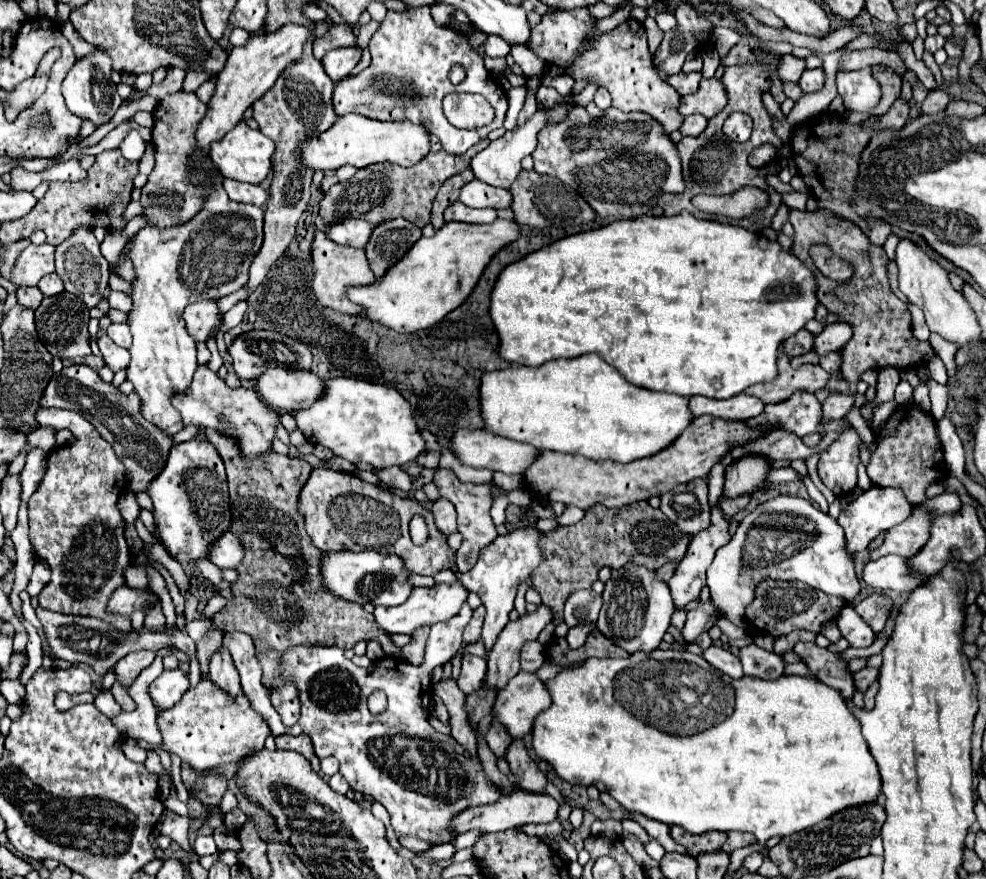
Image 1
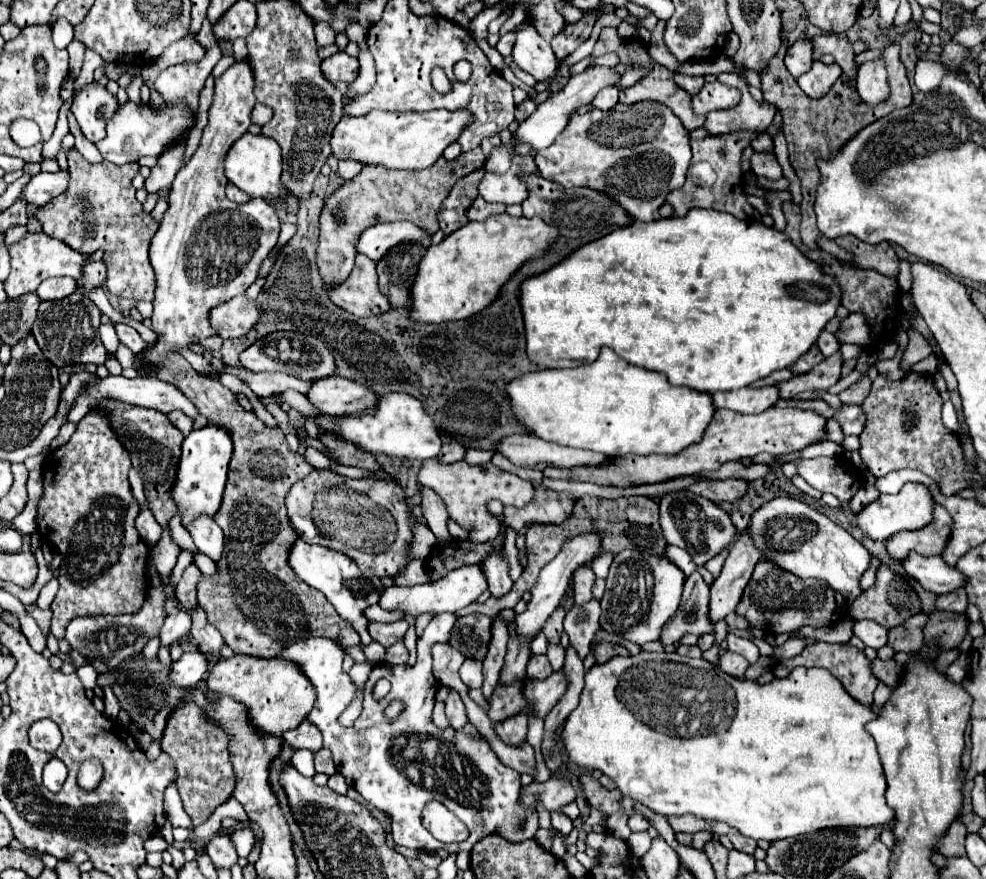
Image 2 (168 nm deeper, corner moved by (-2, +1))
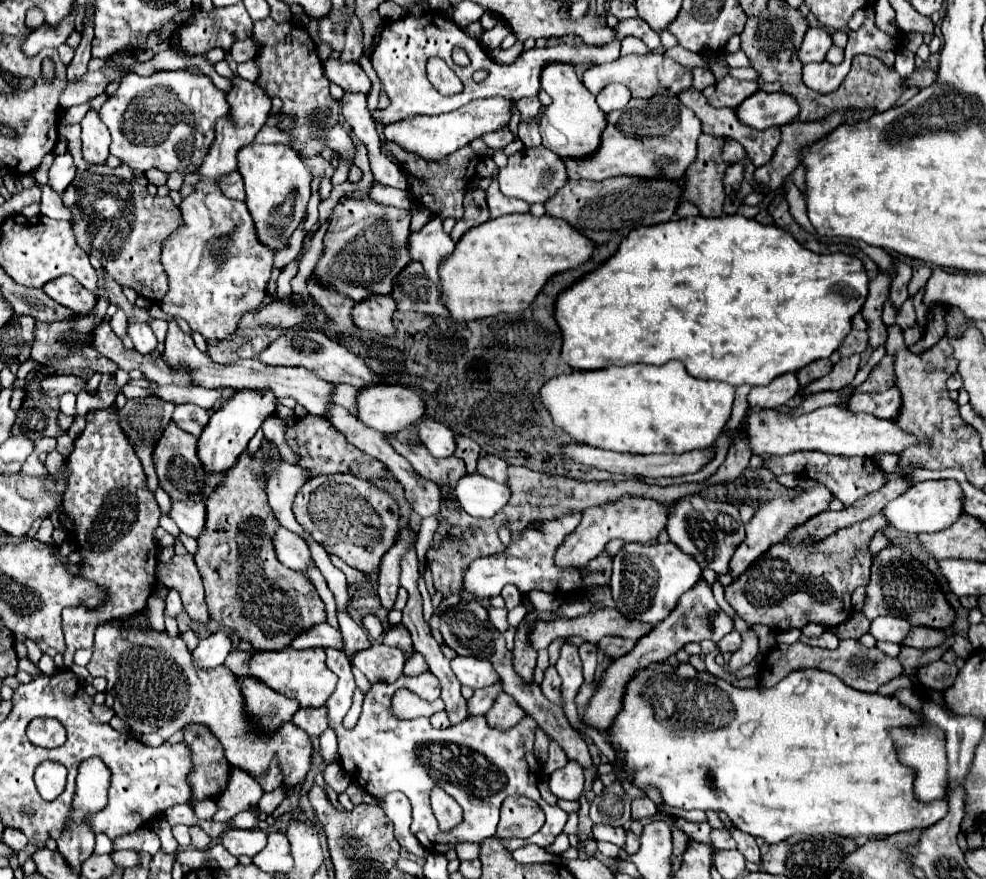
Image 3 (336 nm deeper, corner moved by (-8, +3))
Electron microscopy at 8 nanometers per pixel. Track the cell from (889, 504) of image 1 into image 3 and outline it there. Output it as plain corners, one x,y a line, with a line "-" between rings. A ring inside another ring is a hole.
954,479
922,481
912,485
906,493
896,497
884,507
884,517
890,527
904,533
936,533
950,527
962,513
962,489

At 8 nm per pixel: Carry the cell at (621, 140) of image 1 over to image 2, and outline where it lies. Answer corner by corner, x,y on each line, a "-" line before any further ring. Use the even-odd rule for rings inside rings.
638,101
634,105
618,103
610,111
590,109
586,115
574,115
566,129
556,137
556,141
534,155
540,175
544,179
556,181
564,187
590,187
596,191
610,193
614,201
620,201
634,221
652,221
654,213
666,201
672,189
684,185
686,171
690,165
690,133
682,121
658,101

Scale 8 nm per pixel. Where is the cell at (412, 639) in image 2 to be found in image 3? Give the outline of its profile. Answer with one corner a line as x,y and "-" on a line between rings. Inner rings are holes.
415,652
411,658
409,658
405,664
403,673
408,676
416,676
427,671
429,668
425,662
424,657

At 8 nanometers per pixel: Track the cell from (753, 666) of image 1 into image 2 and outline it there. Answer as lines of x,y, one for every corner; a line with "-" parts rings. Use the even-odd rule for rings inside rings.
728,633
726,635
726,643
728,643
728,649
732,653
740,653
744,655
750,663
756,663
760,659
760,653
756,649
756,645
750,641
750,639
744,639
744,637
738,637
734,633

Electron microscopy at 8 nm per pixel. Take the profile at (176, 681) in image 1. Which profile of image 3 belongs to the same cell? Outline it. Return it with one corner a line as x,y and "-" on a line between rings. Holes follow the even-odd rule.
222,631
212,633
206,639
200,639
198,647
192,651
194,665
206,667
206,669
218,667
228,657
230,647
232,647
232,643
230,643
230,637
226,633
222,633

